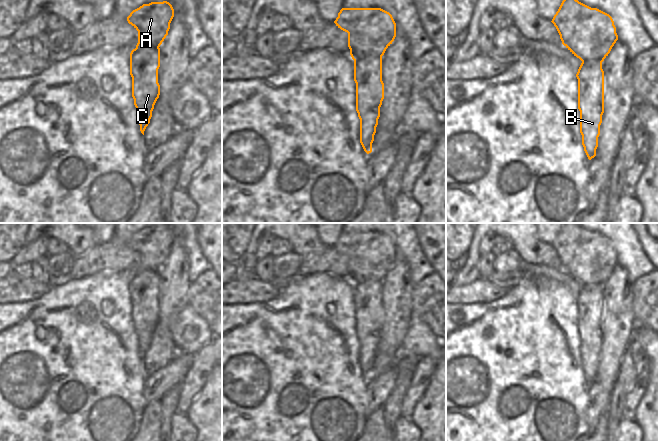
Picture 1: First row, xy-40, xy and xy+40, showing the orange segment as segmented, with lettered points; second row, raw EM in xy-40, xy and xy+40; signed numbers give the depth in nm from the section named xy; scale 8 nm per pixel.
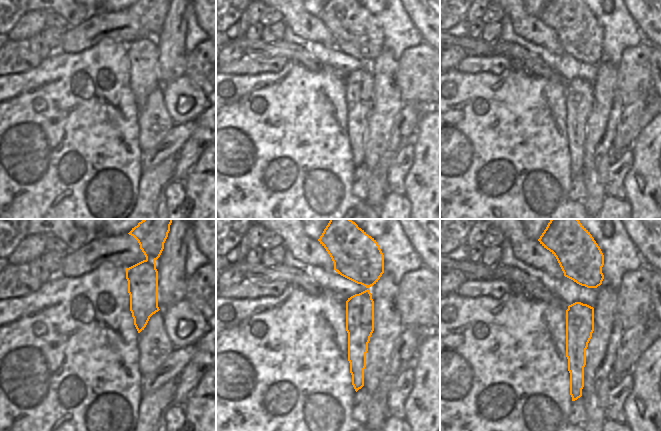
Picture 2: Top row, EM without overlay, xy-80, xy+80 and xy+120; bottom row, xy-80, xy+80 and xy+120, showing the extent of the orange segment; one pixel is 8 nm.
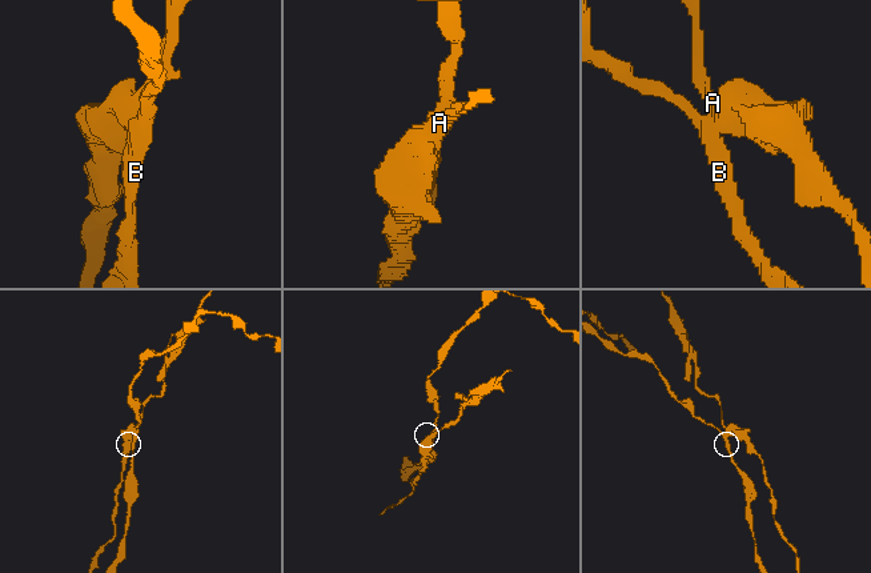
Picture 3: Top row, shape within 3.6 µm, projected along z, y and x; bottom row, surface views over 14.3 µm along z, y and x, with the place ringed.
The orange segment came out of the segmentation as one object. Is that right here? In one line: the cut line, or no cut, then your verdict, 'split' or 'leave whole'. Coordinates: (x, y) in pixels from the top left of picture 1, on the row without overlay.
cut xy (381, 279), (367, 279), (357, 281), (354, 284); split

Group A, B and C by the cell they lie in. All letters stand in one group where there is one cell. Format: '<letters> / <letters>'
A / B C

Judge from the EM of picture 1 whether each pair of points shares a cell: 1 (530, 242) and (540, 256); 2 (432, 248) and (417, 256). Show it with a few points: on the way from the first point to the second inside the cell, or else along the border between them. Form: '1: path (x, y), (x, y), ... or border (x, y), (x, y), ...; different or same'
1: path (530, 246), (536, 253); same
2: border (415, 233), (419, 246), (434, 271); different

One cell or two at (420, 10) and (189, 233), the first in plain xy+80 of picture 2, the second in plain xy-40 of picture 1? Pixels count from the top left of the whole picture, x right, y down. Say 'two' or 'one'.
two

